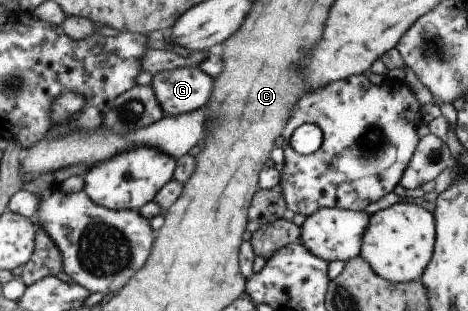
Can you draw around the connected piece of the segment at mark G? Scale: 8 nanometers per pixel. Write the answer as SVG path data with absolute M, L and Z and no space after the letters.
M181 67L154 74L150 87L161 112L173 117L203 108L213 79L199 67Z

